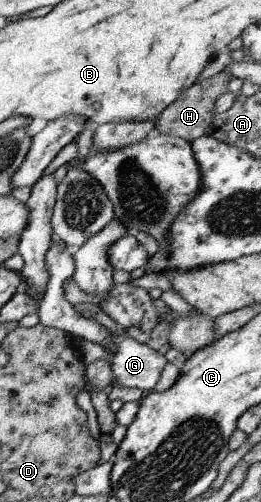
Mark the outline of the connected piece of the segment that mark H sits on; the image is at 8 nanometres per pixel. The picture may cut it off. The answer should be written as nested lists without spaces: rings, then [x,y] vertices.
[[[220,71],[216,74],[200,81],[195,81],[191,86],[178,94],[178,97],[169,103],[158,114],[154,127],[162,135],[171,135],[182,138],[190,143],[197,137],[210,134],[210,124],[212,121],[215,99],[219,94],[227,91],[227,82],[233,78],[227,71]]]

